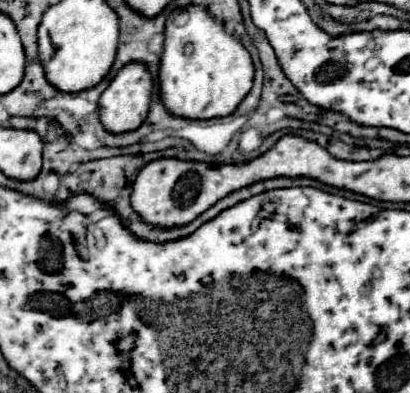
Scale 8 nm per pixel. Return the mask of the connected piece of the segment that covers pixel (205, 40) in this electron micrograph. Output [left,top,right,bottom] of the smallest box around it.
[161,5,253,119]

